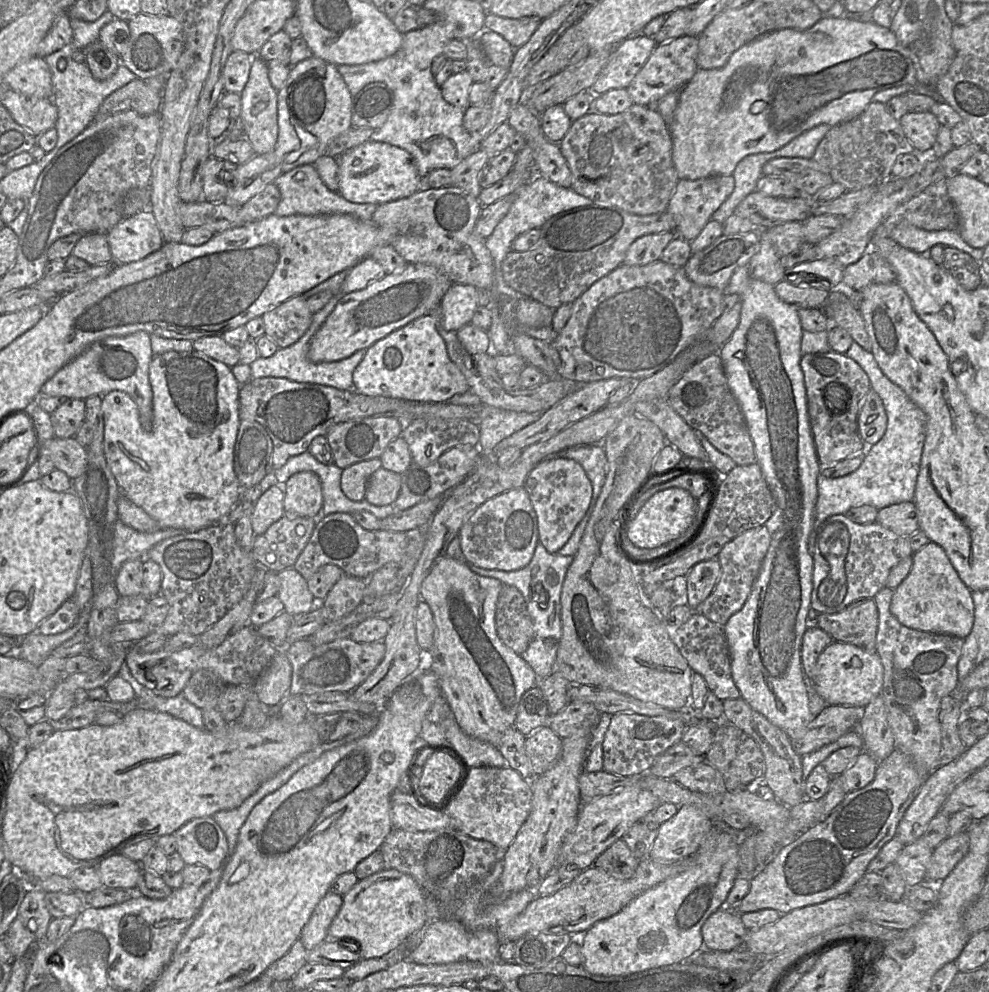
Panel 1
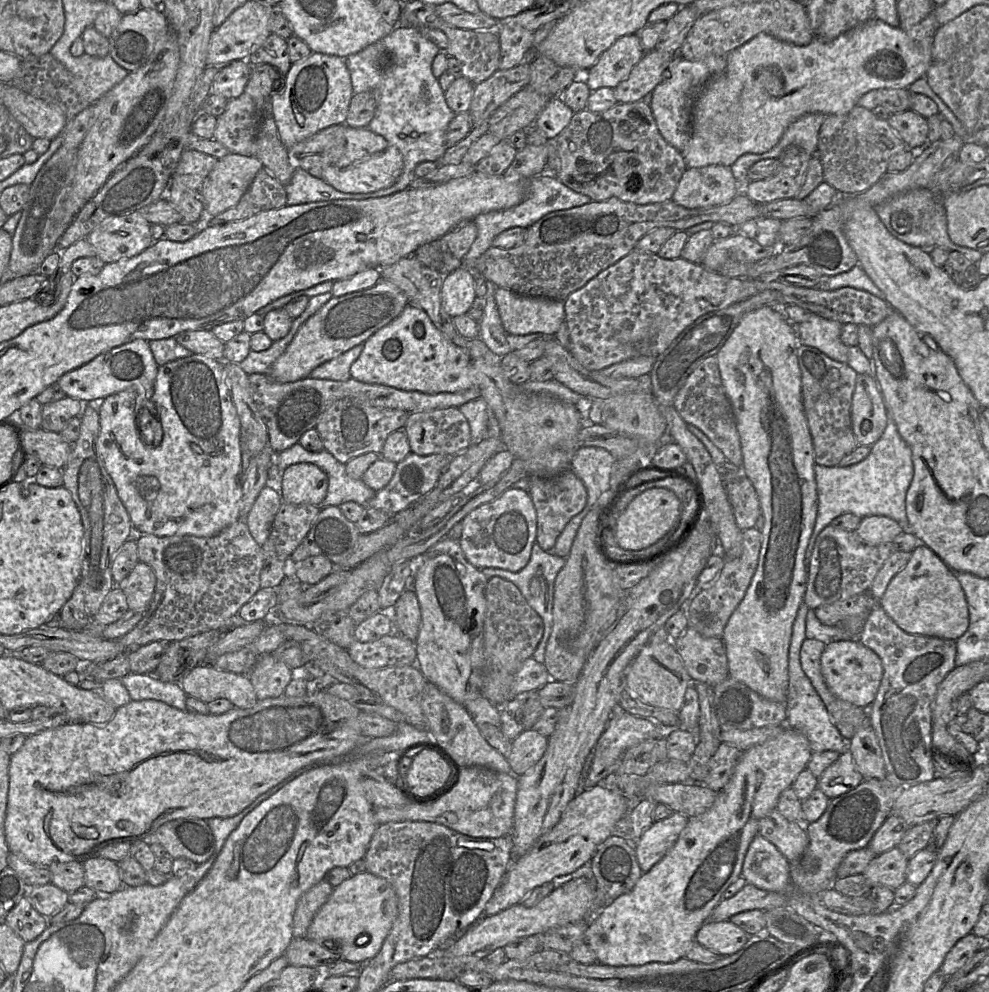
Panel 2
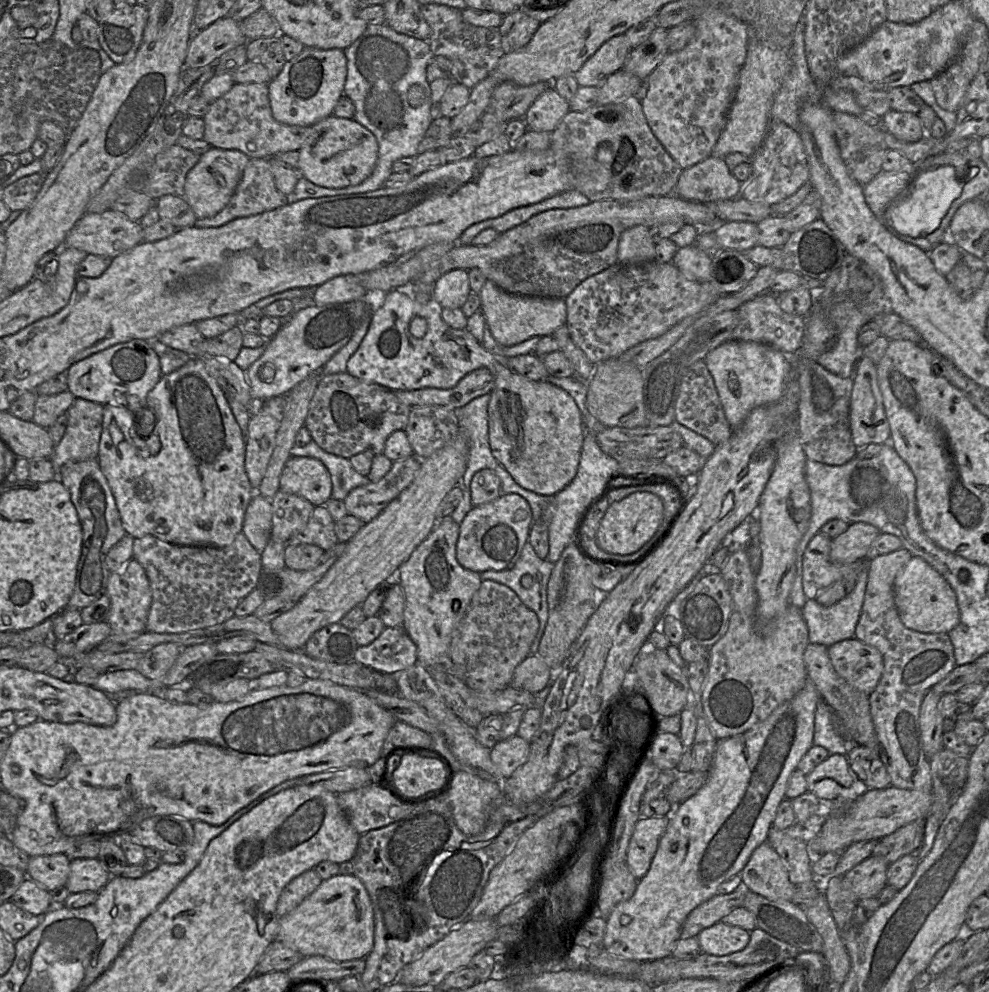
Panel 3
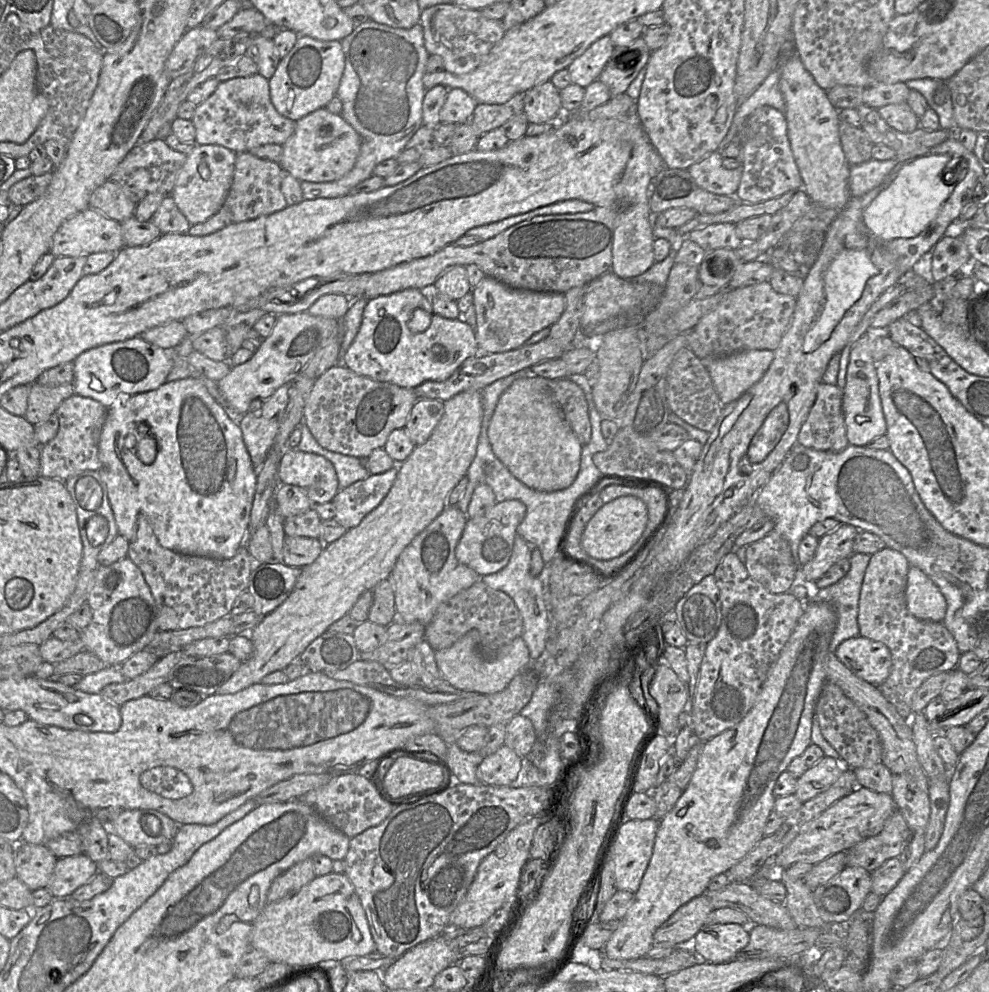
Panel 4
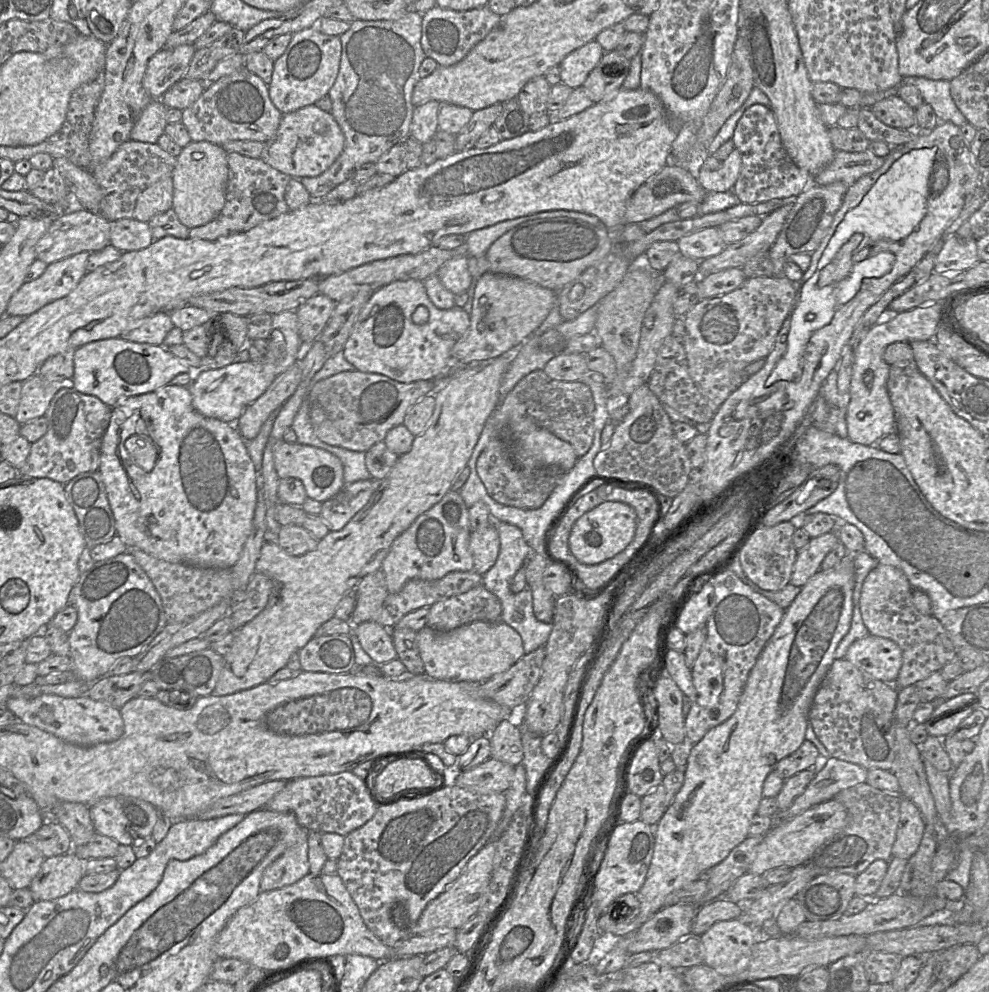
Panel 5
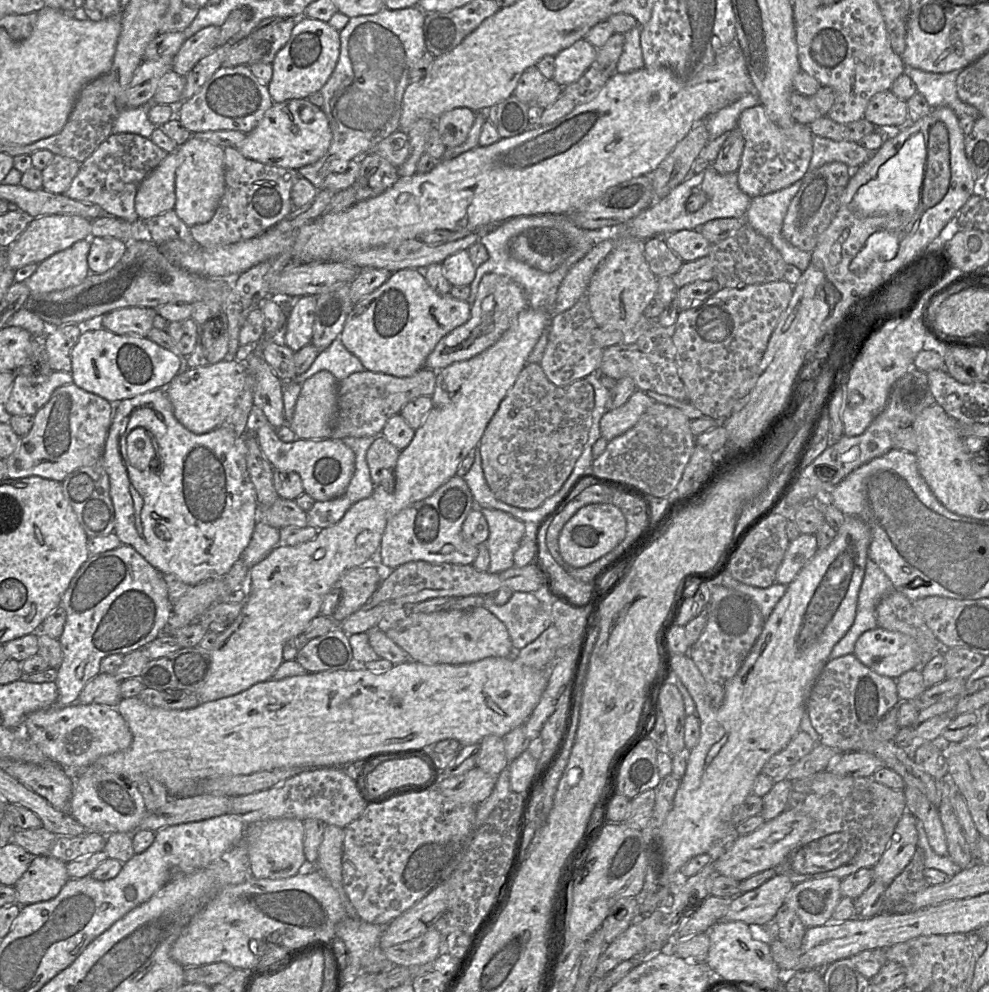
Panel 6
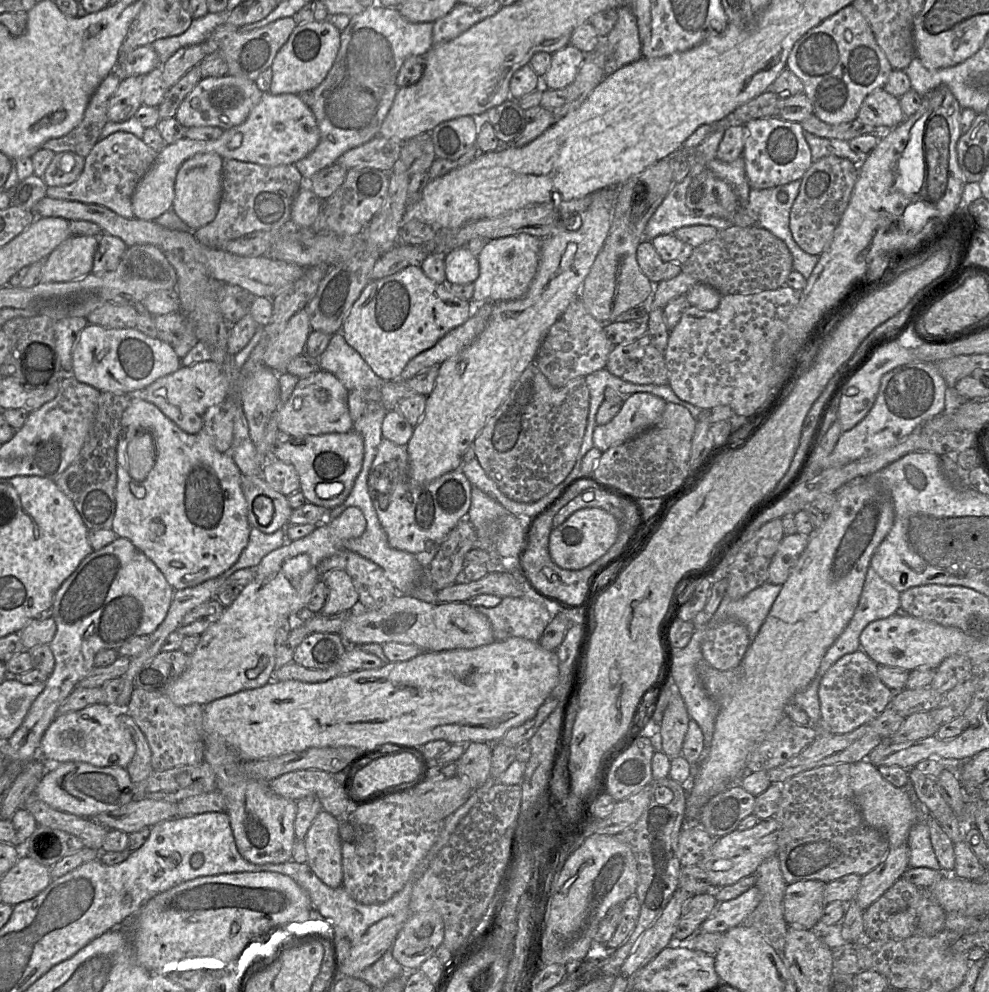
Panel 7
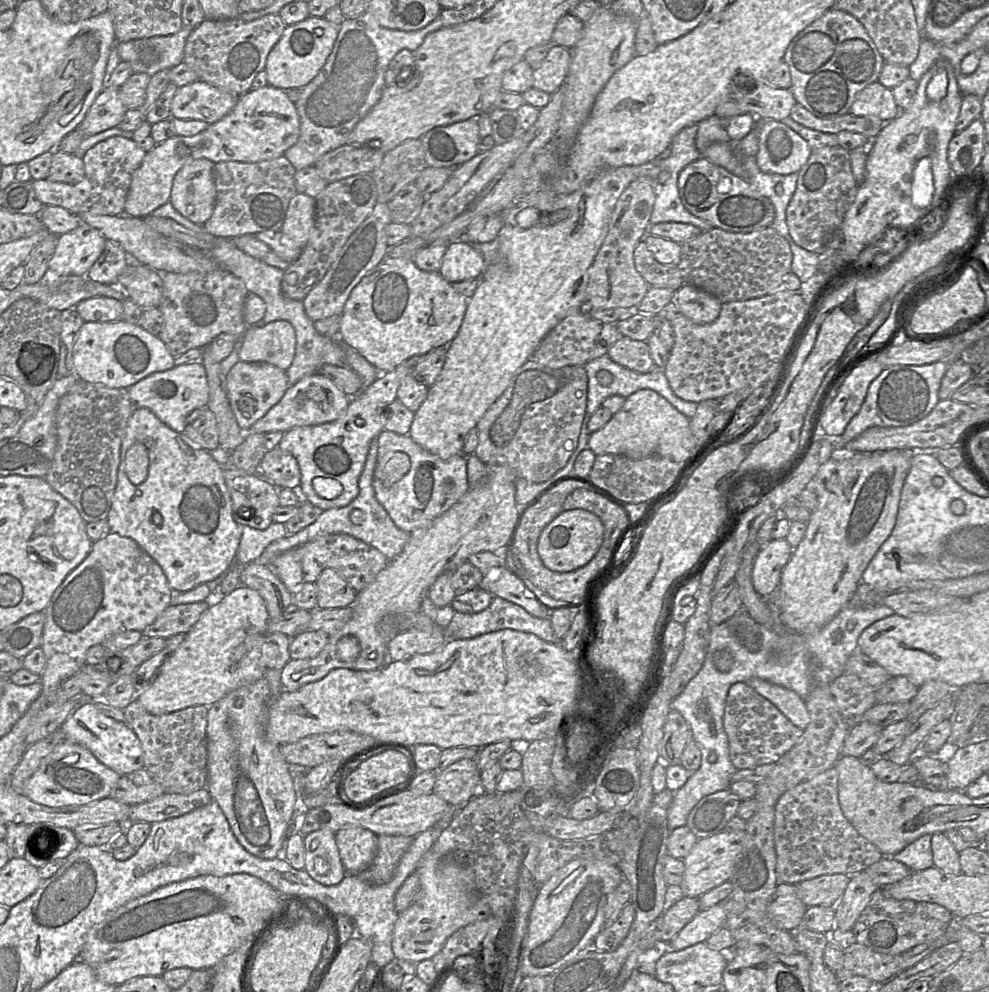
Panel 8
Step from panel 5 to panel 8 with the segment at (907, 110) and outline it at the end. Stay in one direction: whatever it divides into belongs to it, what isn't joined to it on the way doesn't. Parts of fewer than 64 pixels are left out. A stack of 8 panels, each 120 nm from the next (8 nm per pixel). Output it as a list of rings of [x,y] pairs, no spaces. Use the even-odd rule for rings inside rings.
[[[876,81],[857,94],[849,112],[854,116],[875,116],[882,121],[892,121],[901,109],[896,104],[892,89]]]

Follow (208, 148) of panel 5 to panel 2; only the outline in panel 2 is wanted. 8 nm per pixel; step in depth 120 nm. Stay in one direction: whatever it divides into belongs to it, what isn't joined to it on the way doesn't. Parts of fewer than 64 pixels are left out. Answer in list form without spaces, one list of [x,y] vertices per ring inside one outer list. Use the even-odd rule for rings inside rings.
[[[229,153],[219,158],[199,192],[206,217],[234,207],[262,168],[255,156]]]

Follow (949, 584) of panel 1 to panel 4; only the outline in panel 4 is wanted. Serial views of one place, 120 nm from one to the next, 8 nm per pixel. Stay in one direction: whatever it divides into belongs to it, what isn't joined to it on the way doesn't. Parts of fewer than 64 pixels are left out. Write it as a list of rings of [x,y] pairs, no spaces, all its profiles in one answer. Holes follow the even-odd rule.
[[[909,567],[906,585],[908,611],[920,620],[942,622],[947,602],[936,584],[919,568]]]

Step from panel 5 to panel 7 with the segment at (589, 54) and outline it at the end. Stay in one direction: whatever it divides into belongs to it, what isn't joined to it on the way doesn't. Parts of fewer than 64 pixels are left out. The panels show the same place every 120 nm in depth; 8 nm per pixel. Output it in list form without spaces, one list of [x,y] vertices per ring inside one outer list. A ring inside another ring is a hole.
[[[567,45],[554,52],[550,68],[542,76],[544,89],[558,90],[569,86],[576,79],[585,58],[586,53],[573,45]]]

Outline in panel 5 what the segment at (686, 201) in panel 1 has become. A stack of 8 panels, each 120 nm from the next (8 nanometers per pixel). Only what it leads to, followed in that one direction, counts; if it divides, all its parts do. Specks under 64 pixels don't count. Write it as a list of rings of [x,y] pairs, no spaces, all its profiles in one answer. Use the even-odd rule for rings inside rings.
[[[735,148],[722,162],[720,169],[710,171],[701,167],[699,170],[698,183],[707,193],[733,190],[739,177],[740,168],[741,155]]]

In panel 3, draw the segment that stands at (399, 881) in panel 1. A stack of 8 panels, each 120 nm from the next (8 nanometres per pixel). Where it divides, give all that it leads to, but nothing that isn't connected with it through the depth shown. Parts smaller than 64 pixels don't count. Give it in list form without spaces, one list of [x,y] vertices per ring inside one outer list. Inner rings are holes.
[[[338,874],[320,886],[290,913],[279,918],[276,940],[304,957],[322,956],[344,962],[365,959],[373,950],[375,922],[370,896],[355,875]]]

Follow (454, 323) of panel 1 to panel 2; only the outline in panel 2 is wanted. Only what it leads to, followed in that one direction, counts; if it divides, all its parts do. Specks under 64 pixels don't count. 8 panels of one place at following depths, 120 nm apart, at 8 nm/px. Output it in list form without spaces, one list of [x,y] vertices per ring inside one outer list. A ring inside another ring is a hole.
[[[458,268],[443,275],[441,305],[452,319],[468,312],[476,295],[474,276],[465,268]]]

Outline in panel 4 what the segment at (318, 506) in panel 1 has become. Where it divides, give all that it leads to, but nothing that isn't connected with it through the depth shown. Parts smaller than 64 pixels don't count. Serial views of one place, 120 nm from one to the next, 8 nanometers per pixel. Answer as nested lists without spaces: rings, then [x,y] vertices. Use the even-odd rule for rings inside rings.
[[[297,448],[282,456],[278,482],[301,488],[314,505],[331,502],[340,490],[333,464],[326,458]]]

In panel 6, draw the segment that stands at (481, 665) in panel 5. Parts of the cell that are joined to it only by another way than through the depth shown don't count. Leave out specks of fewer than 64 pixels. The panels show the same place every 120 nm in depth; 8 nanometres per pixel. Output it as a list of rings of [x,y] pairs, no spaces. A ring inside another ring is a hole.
[[[484,607],[465,610],[444,610],[430,614],[409,611],[403,620],[396,623],[385,634],[409,655],[410,661],[425,665],[467,664],[488,657],[509,657],[515,651],[505,624]]]

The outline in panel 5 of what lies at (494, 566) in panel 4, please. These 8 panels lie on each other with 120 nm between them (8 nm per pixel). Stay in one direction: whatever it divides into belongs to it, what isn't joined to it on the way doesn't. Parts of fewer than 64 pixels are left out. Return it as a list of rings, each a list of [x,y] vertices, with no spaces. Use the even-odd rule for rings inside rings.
[[[495,522],[483,530],[471,532],[469,548],[475,571],[484,575],[494,566],[499,555],[500,538]]]

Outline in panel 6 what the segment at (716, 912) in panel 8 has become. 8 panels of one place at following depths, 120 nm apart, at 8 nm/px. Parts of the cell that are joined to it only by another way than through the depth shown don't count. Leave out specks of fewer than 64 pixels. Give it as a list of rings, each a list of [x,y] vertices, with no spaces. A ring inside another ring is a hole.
[[[776,874],[759,887],[733,897],[721,921],[742,921],[747,925],[766,924],[784,905],[786,895],[793,886],[786,875]]]

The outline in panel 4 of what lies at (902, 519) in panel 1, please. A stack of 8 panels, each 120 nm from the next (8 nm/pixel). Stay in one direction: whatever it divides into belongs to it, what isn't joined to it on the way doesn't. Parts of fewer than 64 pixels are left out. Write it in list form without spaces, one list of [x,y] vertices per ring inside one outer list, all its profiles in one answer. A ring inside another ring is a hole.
[[[840,524],[836,529],[819,538],[814,557],[805,565],[801,565],[801,580],[814,584],[827,570],[843,558],[853,553],[854,541],[859,529]]]

